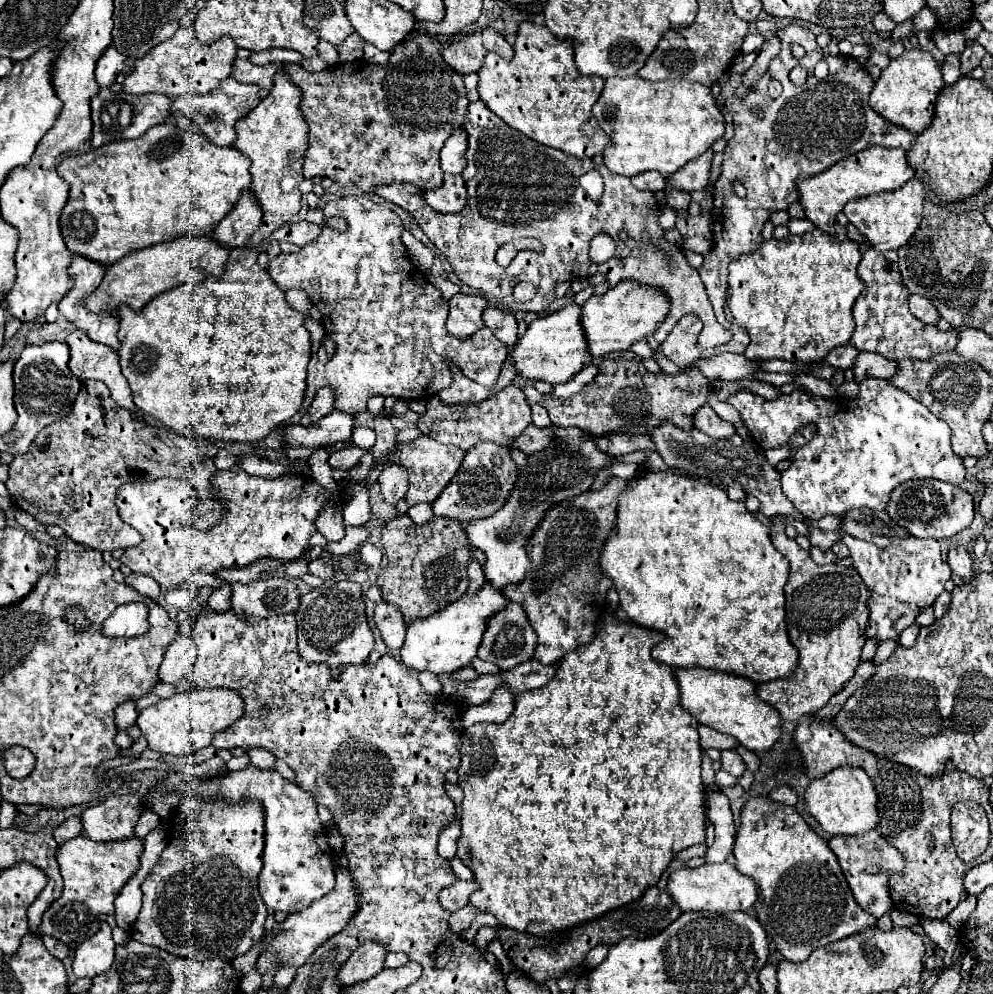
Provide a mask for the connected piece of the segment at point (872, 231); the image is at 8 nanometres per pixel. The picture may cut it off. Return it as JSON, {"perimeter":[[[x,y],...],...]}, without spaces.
{"perimeter":[[[911,179],[903,187],[899,187],[895,191],[877,193],[877,195],[859,197],[859,199],[849,201],[845,205],[843,213],[859,229],[859,233],[869,239],[869,243],[877,251],[881,251],[881,253],[897,251],[903,243],[907,243],[911,239],[911,235],[919,227],[919,221],[923,219],[921,217],[921,213],[923,213],[923,199],[925,199],[925,191],[923,191],[921,181],[919,179]]]}

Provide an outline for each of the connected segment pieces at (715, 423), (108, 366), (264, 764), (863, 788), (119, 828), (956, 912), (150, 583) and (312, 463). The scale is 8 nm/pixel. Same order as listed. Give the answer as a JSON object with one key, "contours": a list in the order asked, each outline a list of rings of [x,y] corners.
{"contours":[[[[703,405],[699,413],[695,413],[695,429],[707,433],[709,437],[719,437],[719,439],[731,439],[735,435],[735,427],[729,421],[723,421],[711,405]]],[[[75,329],[67,337],[67,345],[71,349],[69,369],[75,377],[79,377],[81,381],[103,381],[109,387],[111,397],[119,405],[131,409],[137,419],[143,419],[143,413],[139,413],[139,409],[135,409],[135,403],[131,401],[131,391],[127,379],[121,375],[117,353],[109,345],[89,339],[83,329]]],[[[249,749],[247,755],[251,757],[251,763],[255,763],[259,769],[273,769],[277,757],[271,755],[267,749]]],[[[837,767],[825,777],[809,783],[805,797],[805,809],[829,835],[861,835],[877,825],[877,793],[873,781],[859,767]]],[[[113,795],[81,815],[83,829],[93,841],[125,841],[135,837],[133,829],[143,809],[145,803],[139,795]]],[[[969,895],[965,901],[961,901],[949,915],[947,915],[947,923],[951,925],[951,927],[961,927],[963,923],[965,923],[965,919],[971,915],[971,911],[975,911],[975,905],[977,905],[977,897],[973,897],[973,895]]],[[[131,573],[131,575],[127,577],[127,585],[135,587],[139,593],[143,593],[145,597],[151,597],[153,601],[157,601],[157,599],[159,599],[159,595],[161,595],[159,585],[157,585],[157,583],[155,583],[151,577],[147,577],[147,575]]],[[[317,449],[309,459],[307,465],[311,469],[311,475],[317,483],[321,483],[327,489],[337,489],[337,481],[333,479],[333,467],[329,465],[329,455],[331,451],[327,449]]]]}

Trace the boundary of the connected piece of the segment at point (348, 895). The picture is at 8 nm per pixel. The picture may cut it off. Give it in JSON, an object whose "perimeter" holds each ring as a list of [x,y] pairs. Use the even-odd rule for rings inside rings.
{"perimeter":[[[337,867],[335,871],[337,871],[337,885],[329,895],[317,899],[315,903],[311,903],[311,907],[307,907],[299,913],[287,915],[285,921],[277,923],[273,927],[273,931],[263,935],[265,949],[261,951],[261,955],[255,963],[255,969],[261,975],[267,973],[269,969],[283,969],[283,967],[295,967],[297,969],[297,967],[301,967],[311,957],[311,953],[323,941],[327,941],[329,937],[339,933],[347,925],[349,917],[357,911],[357,891],[355,891],[355,885],[349,877],[349,871],[345,867]]]}

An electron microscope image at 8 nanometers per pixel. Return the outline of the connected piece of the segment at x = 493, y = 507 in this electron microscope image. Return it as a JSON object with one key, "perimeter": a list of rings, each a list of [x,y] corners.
{"perimeter":[[[483,441],[475,445],[475,449],[469,449],[465,453],[459,473],[451,479],[451,485],[447,485],[447,489],[443,489],[439,499],[431,505],[433,513],[439,517],[467,521],[491,517],[497,509],[501,509],[507,503],[511,491],[515,489],[517,477],[519,467],[513,463],[509,449],[503,449],[501,445],[491,445],[491,441]]]}

